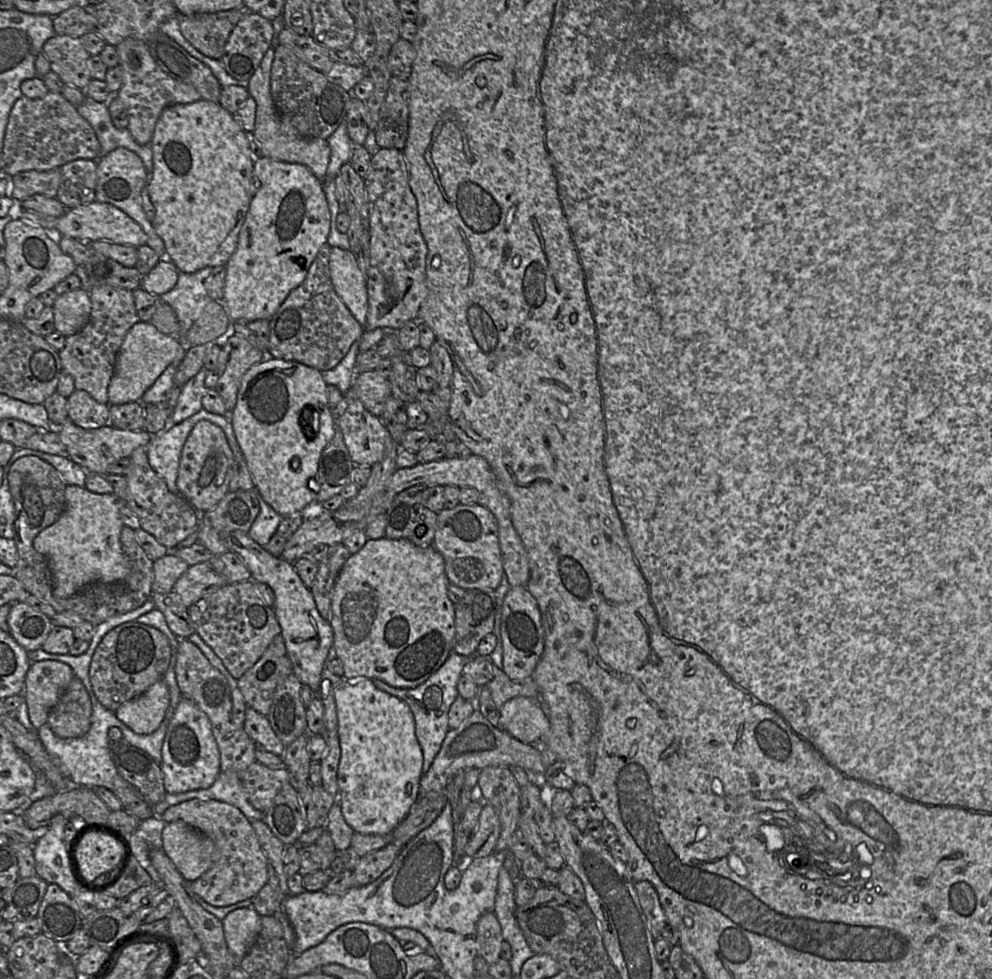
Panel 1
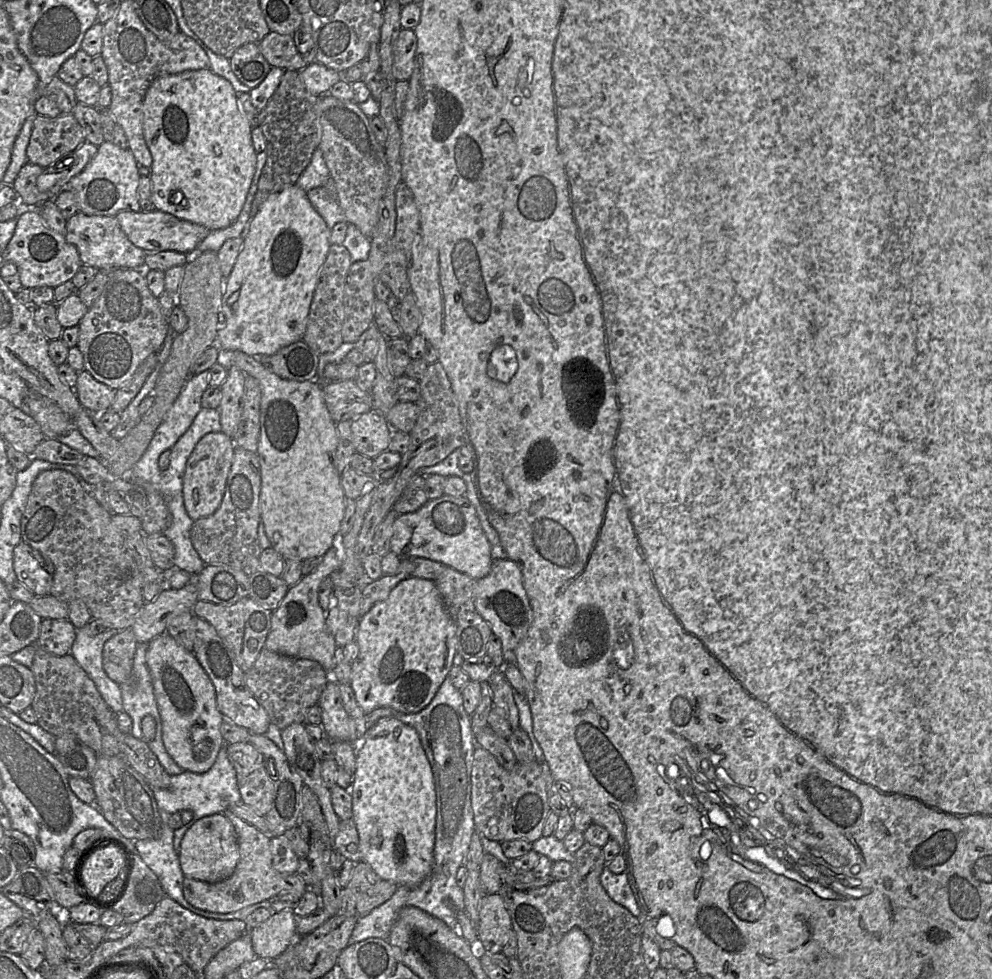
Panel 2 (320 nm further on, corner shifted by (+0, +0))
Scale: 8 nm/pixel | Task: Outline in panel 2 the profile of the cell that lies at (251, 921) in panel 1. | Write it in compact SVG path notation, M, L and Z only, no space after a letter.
M291 910L271 915L250 930L252 947L260 958L274 959L297 938L297 918Z

